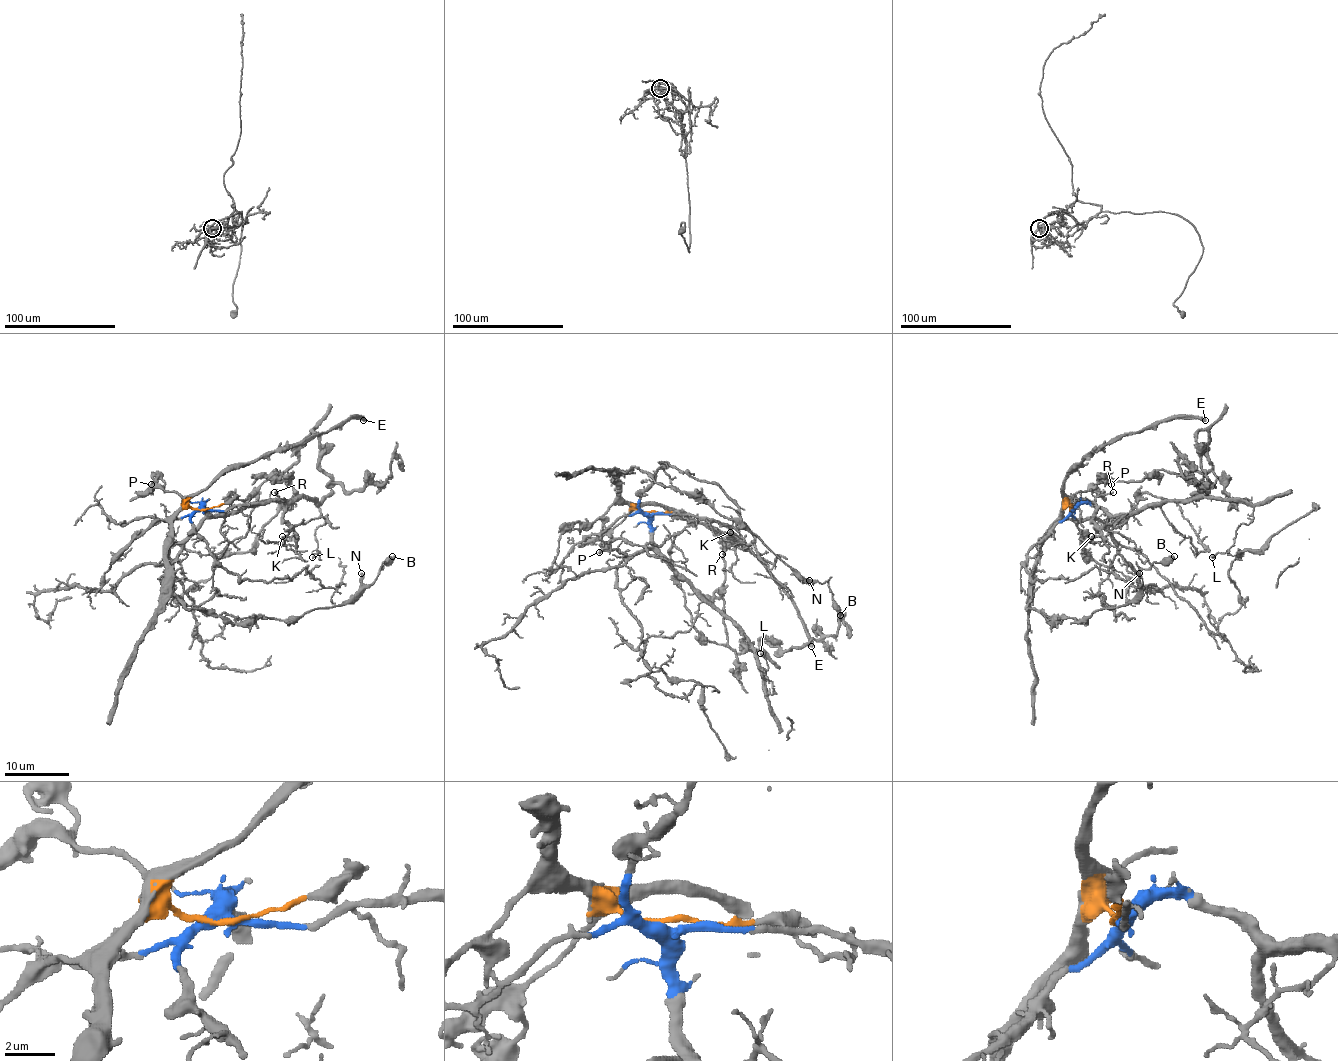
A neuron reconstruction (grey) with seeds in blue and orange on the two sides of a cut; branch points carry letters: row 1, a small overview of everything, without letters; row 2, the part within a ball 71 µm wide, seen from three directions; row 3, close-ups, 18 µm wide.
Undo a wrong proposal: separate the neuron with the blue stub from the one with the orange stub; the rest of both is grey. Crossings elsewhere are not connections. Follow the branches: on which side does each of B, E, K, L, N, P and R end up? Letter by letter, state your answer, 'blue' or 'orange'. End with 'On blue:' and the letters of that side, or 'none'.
B: orange
E: orange
K: blue
L: blue
N: orange
P: orange
R: blue
On blue: K, L, R

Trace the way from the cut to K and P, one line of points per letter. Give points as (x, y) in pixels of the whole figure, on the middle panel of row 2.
K: (648, 512), (718, 520), (731, 536), (742, 541), (729, 533)
P: (650, 512), (632, 510), (614, 528), (613, 539), (598, 552)

